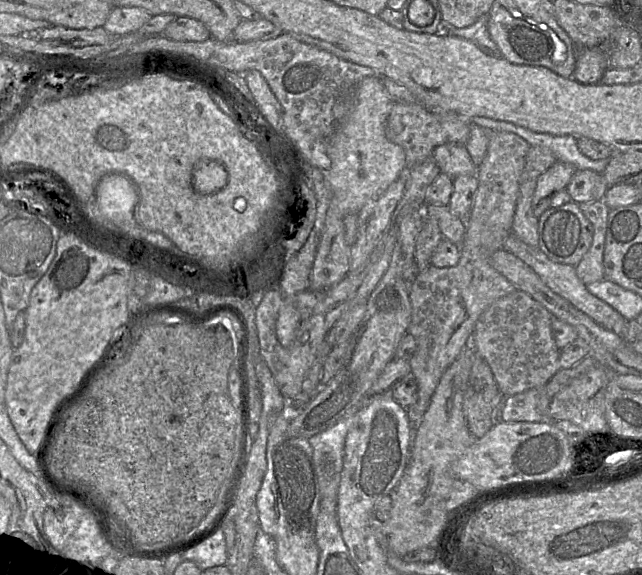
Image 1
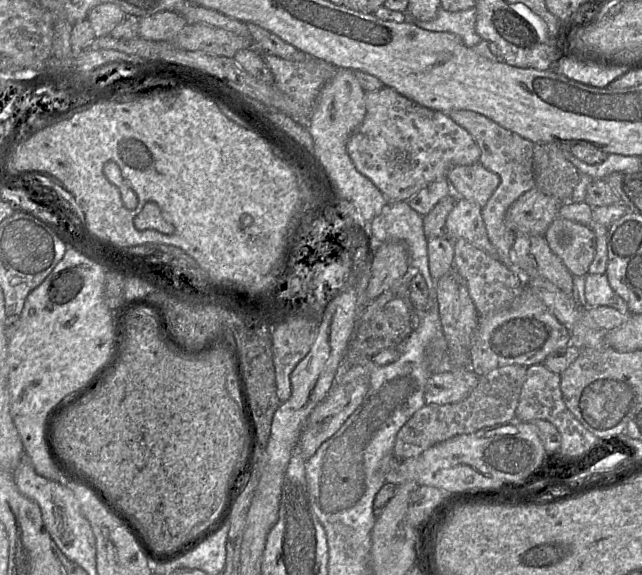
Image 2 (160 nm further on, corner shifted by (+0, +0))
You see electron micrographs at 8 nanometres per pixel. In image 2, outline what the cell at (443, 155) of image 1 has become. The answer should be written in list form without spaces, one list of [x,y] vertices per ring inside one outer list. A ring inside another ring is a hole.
[[[477,162],[466,166],[453,166],[447,173],[448,182],[456,197],[485,206],[500,183],[497,174]]]

